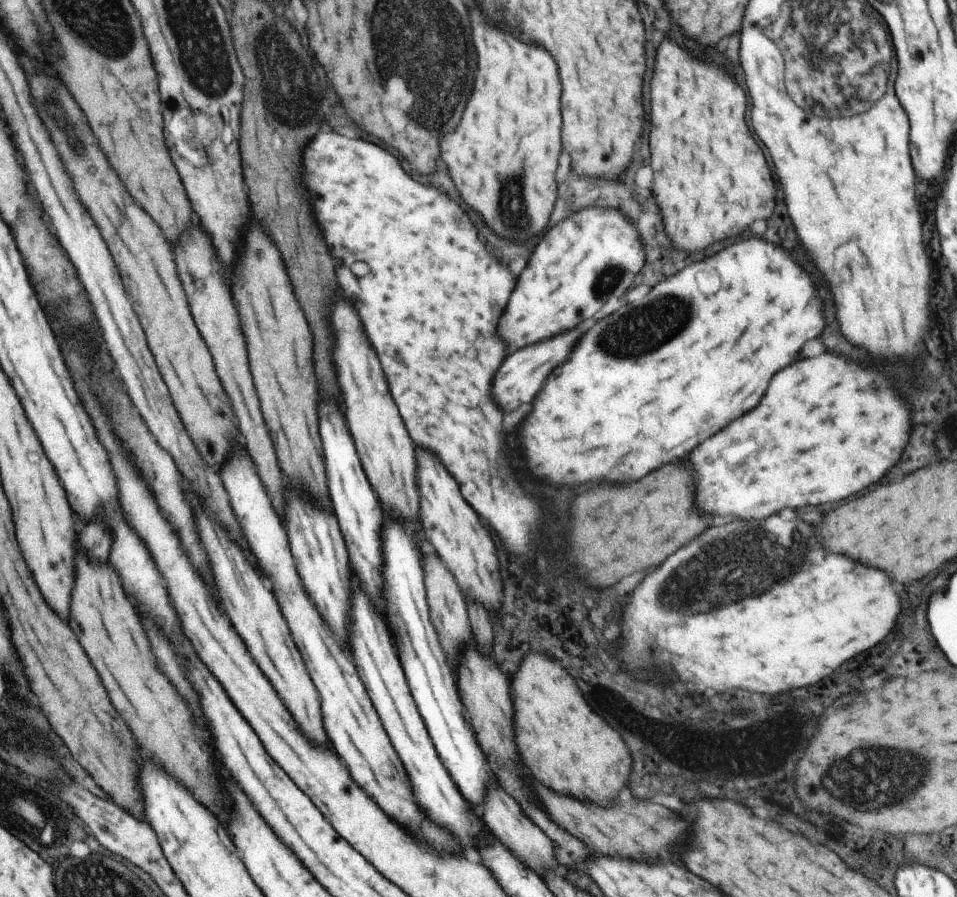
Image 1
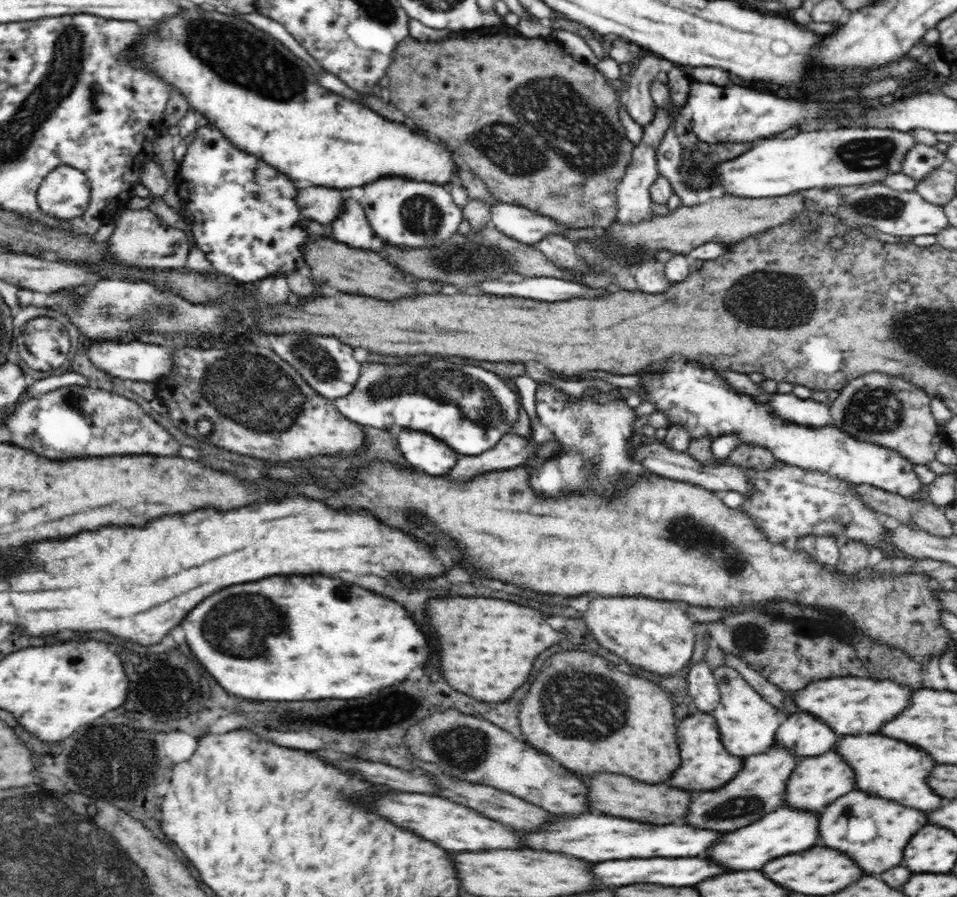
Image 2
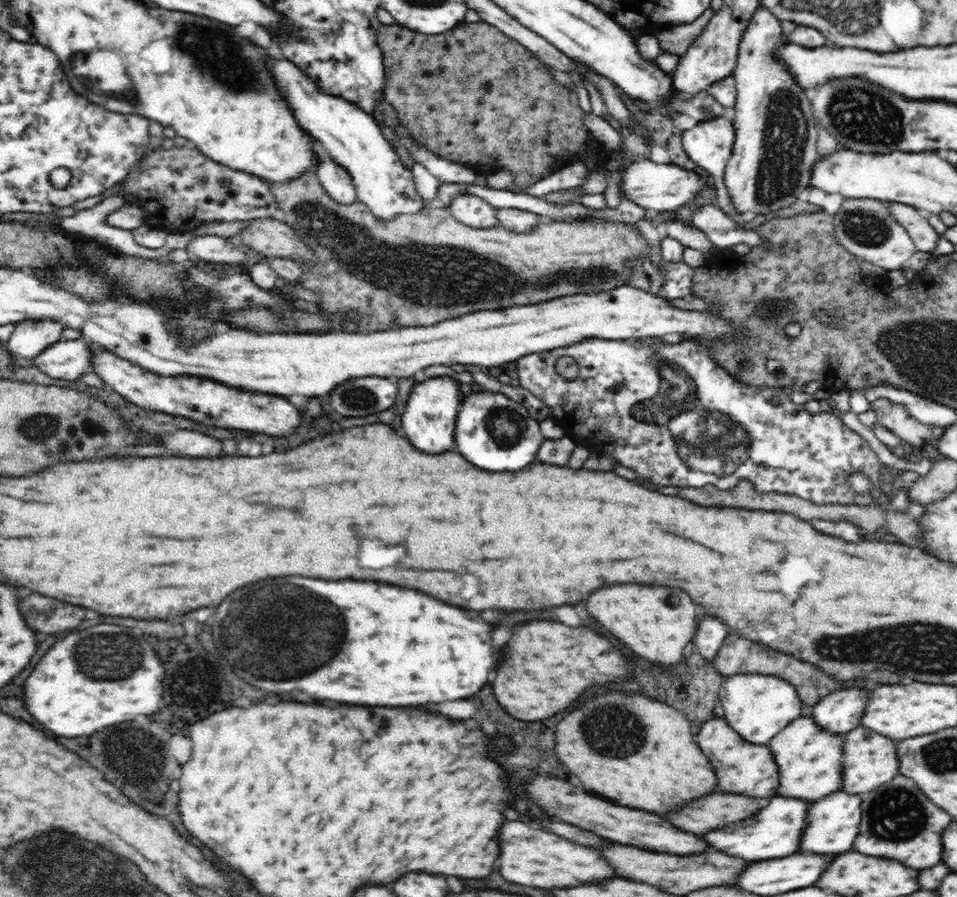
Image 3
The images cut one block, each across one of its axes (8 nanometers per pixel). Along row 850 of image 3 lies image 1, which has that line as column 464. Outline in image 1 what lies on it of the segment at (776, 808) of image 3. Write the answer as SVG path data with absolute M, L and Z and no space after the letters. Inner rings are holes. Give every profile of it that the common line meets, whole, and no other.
M392 522L384 528L384 558L384 596L388 606L386 614L392 624L392 632L396 634L396 648L408 686L422 718L426 720L424 724L440 754L440 760L452 774L452 780L456 782L462 796L478 806L484 800L486 788L489 789L494 783L498 783L497 778L484 762L485 756L482 756L482 750L474 738L470 722L462 718L462 702L456 692L454 676L440 648L436 630L430 622L420 552L414 544L414 538L406 532L400 522Z

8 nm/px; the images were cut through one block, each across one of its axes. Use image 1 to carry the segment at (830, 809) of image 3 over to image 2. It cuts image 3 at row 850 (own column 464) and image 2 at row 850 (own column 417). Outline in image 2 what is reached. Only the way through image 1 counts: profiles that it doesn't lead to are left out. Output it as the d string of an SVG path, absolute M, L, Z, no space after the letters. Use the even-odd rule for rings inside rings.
M784 805L784 808L778 807L774 812L760 818L758 822L752 822L750 826L724 834L710 848L706 858L730 870L760 870L772 858L812 848L816 840L818 840L818 814L802 812L798 808L788 808L788 805Z

